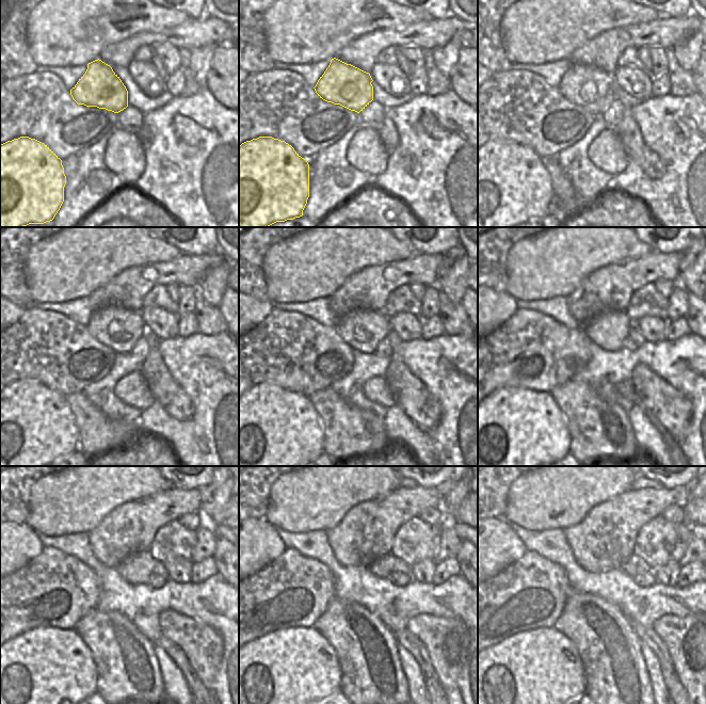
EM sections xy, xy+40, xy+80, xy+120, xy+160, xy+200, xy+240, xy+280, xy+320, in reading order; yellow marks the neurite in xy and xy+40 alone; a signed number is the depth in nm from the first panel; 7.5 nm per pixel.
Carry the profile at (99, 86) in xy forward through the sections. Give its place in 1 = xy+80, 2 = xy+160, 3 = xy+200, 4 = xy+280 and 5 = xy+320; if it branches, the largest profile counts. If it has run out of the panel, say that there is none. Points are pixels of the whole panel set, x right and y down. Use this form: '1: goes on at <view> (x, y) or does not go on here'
1: goes on at xy+80 (589, 86)
2: goes on at xy+160 (363, 330)
3: goes on at xy+200 (608, 331)
4: goes on at xy+280 (382, 566)
5: goes on at xy+320 (625, 565)

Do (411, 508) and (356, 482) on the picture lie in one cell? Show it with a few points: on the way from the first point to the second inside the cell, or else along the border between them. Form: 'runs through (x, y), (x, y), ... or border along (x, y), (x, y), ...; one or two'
border along (399, 486), (382, 496), (362, 502); two

